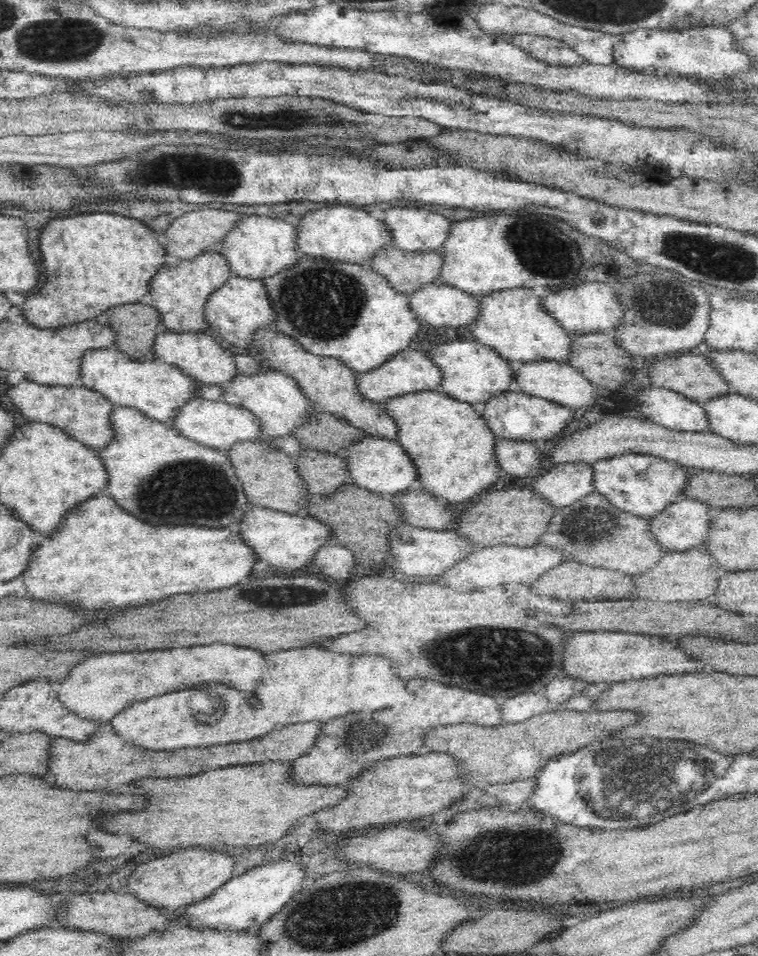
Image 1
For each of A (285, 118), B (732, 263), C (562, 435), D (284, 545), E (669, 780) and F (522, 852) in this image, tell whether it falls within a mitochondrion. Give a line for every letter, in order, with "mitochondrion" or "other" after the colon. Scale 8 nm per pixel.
A: mitochondrion
B: mitochondrion
C: other
D: other
E: mitochondrion
F: mitochondrion

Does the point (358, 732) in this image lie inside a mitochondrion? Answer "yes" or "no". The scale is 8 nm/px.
yes

